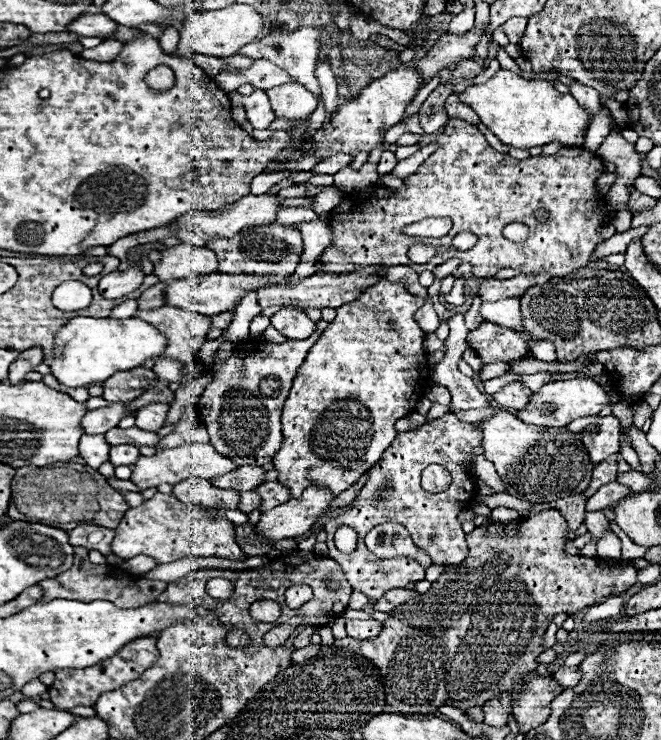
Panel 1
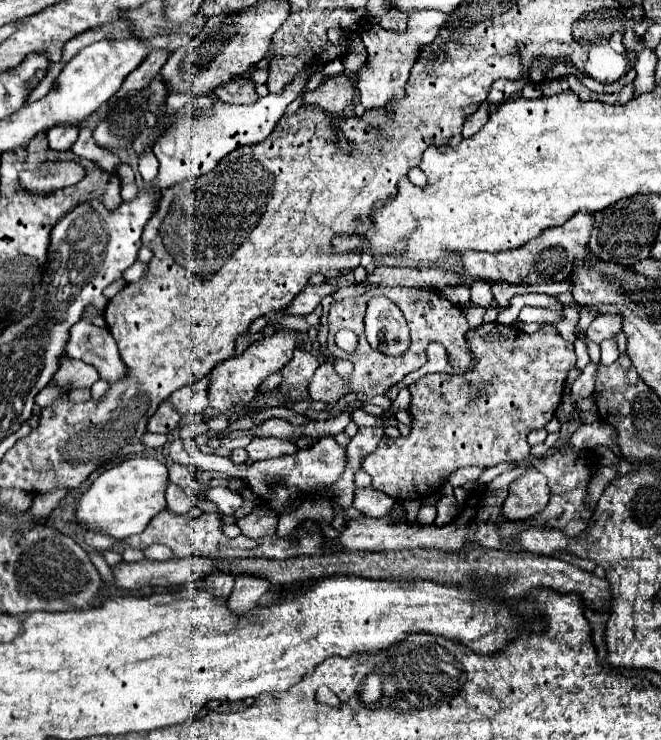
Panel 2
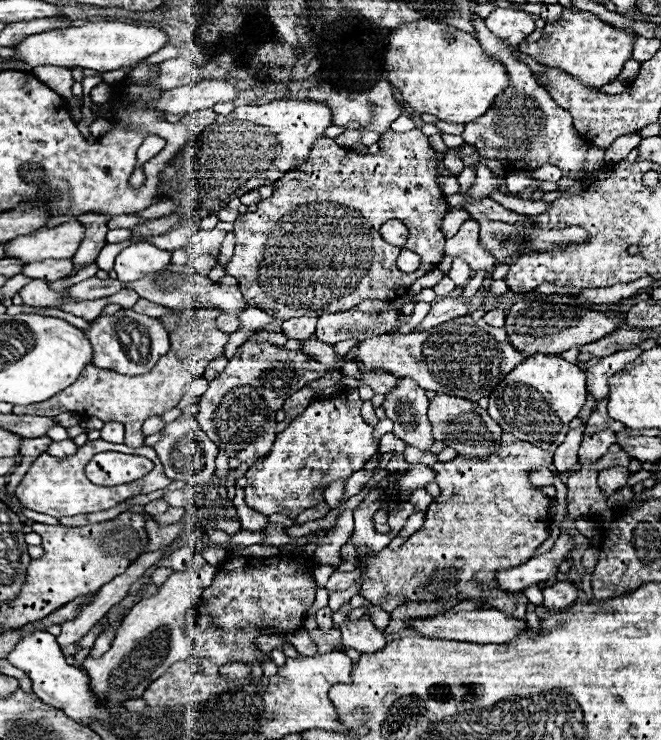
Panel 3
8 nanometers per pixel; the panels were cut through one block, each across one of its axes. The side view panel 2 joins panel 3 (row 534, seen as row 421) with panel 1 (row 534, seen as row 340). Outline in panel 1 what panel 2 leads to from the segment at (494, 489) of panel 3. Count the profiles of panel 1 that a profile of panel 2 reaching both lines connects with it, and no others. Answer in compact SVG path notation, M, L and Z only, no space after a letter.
M548 510L508 524L478 526L468 534L468 558L460 566L446 566L426 594L418 594L414 600L390 610L388 620L382 624L382 630L376 638L358 640L346 636L335 640L334 645L337 648L350 648L378 666L384 680L386 702L394 712L432 714L436 708L422 706L442 704L462 710L484 706L484 702L492 696L512 692L514 678L536 670L536 658L546 650L540 644L540 638L544 638L544 632L556 614L580 612L588 606L604 602L610 594L620 594L636 584L638 570L632 566L622 568L616 560L610 562L566 554L566 532L568 524L558 510Z

